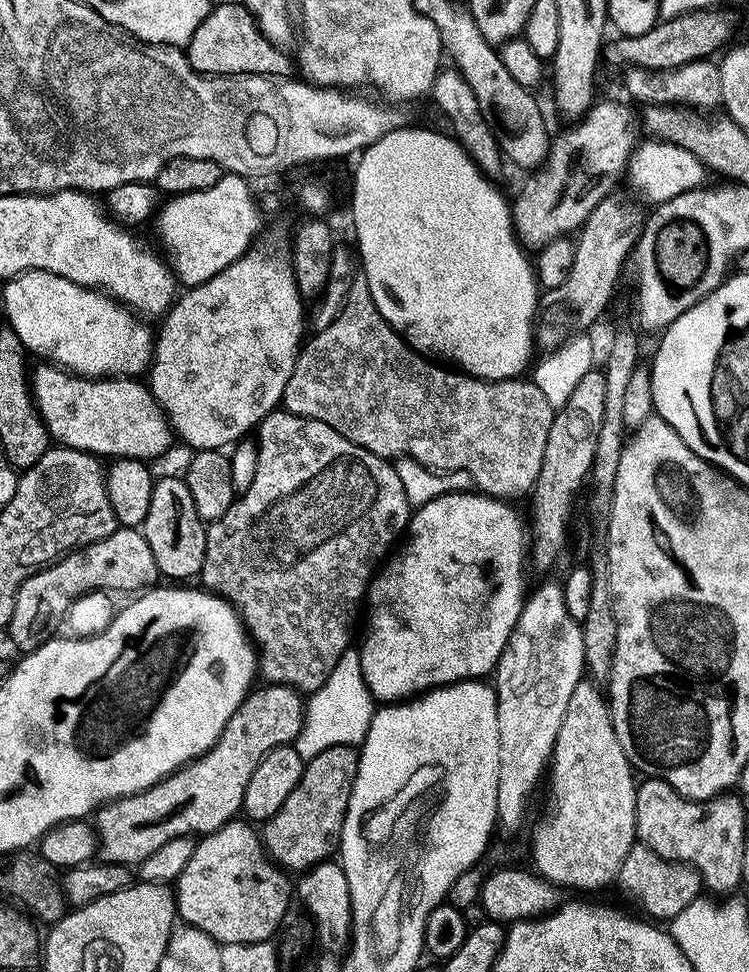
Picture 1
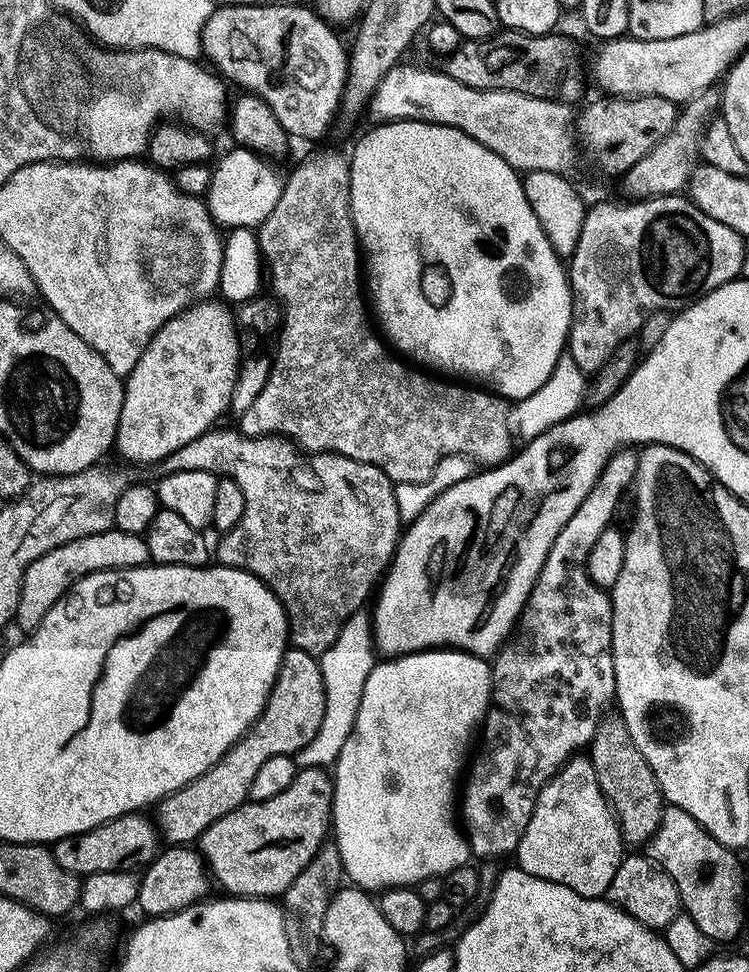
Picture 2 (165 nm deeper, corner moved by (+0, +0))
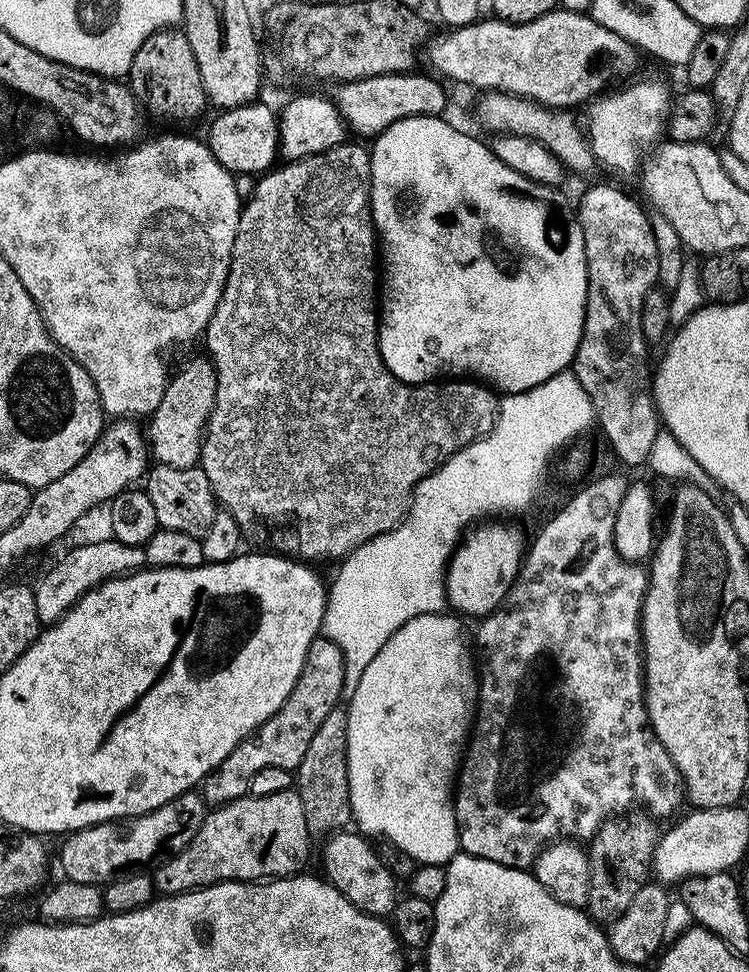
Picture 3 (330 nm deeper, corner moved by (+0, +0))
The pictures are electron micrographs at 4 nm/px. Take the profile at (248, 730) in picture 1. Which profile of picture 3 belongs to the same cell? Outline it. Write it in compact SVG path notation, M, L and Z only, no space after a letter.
M318 635L310 642L310 650L306 650L306 658L302 662L302 670L298 674L298 682L294 682L294 690L282 702L282 706L266 722L262 722L218 762L214 770L210 770L202 781L202 795L205 805L219 806L229 804L238 798L249 795L248 787L258 774L258 770L266 770L266 766L278 766L295 770L298 768L310 740L322 726L326 716L340 703L344 690L344 659L342 650L330 642L330 638Z

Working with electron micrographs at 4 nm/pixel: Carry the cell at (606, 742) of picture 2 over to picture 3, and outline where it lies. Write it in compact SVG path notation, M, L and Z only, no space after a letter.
M632 810L606 820L592 837L586 911L593 920L616 920L626 910L626 906L634 902L634 894L638 894L638 890L644 887L650 876L650 865L652 856L656 853L656 844L662 835L661 829L656 829L656 824L657 821L643 811Z

